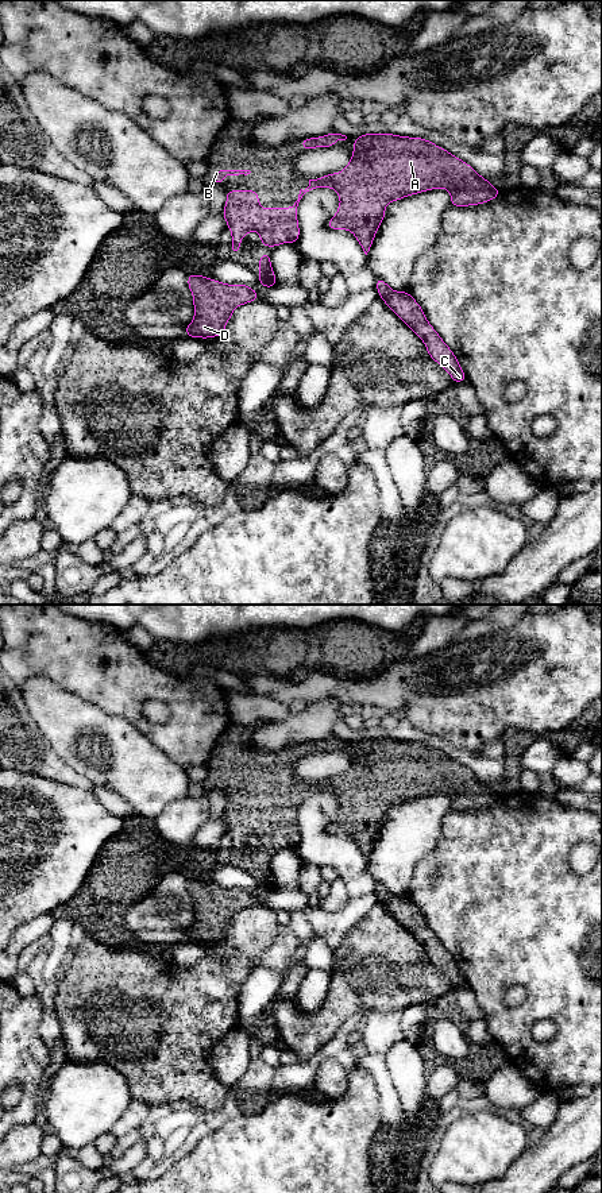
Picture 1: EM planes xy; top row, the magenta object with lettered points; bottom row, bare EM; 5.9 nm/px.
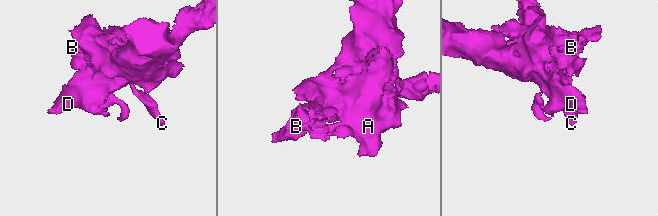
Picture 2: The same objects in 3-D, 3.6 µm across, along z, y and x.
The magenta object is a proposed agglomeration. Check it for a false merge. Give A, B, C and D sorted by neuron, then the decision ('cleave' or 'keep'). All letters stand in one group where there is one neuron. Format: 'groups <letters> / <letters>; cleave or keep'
groups A B C D; keep

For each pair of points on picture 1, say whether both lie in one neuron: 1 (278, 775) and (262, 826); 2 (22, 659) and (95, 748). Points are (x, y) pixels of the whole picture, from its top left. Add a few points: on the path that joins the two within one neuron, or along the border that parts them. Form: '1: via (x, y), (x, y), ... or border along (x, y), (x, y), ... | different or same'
1: via (266, 787), (262, 798), (262, 814) | same
2: border along (19, 686), (30, 678), (47, 676), (65, 688) | different

